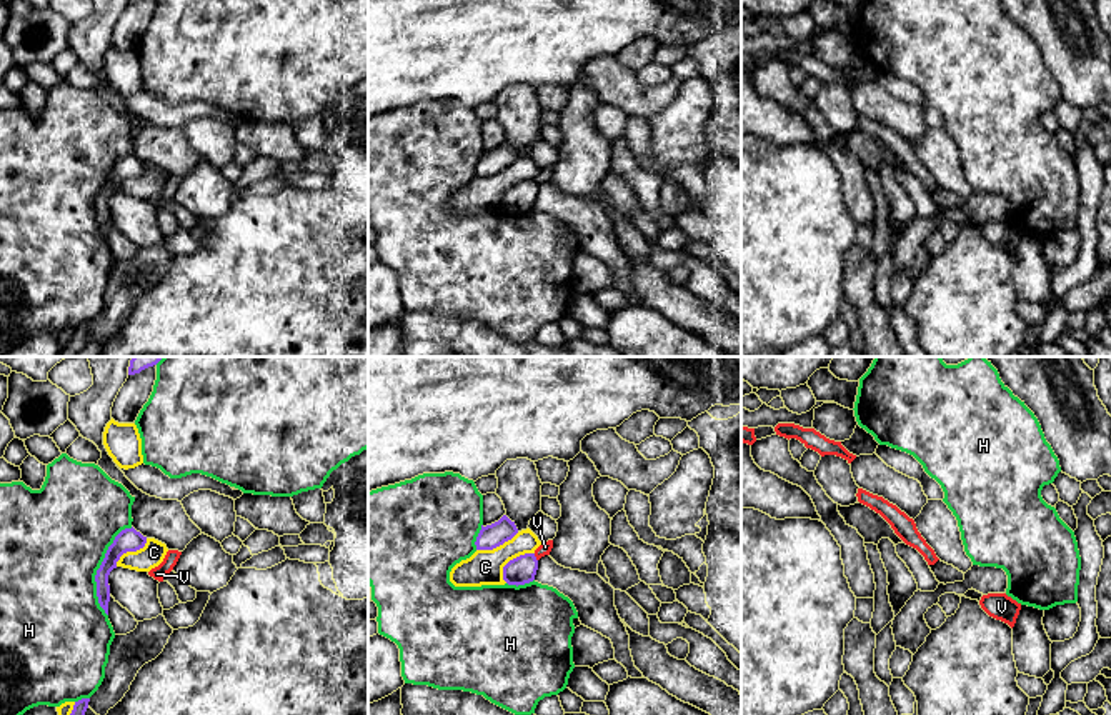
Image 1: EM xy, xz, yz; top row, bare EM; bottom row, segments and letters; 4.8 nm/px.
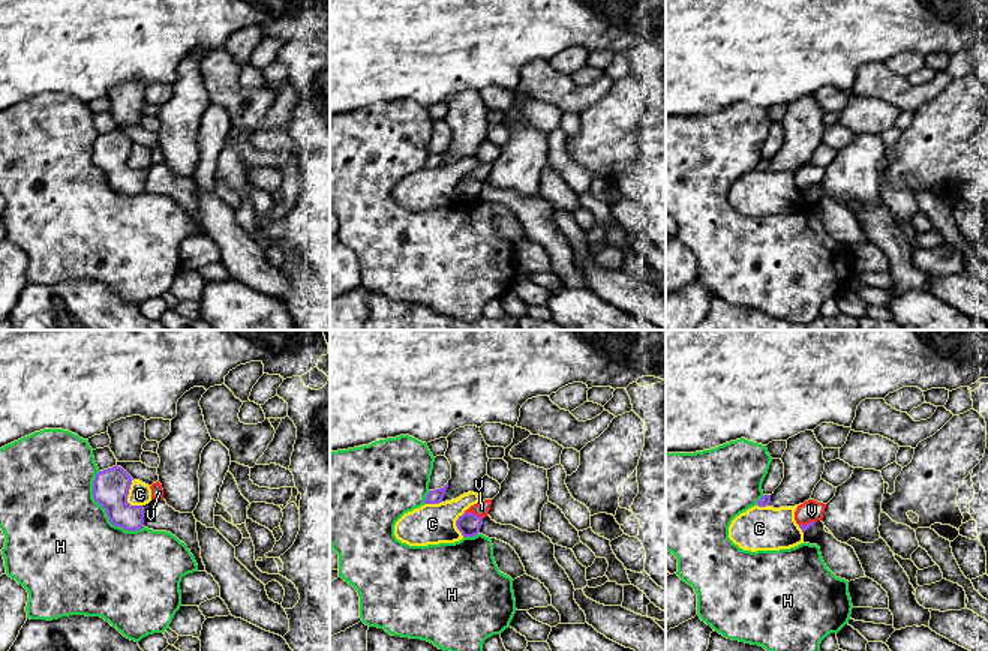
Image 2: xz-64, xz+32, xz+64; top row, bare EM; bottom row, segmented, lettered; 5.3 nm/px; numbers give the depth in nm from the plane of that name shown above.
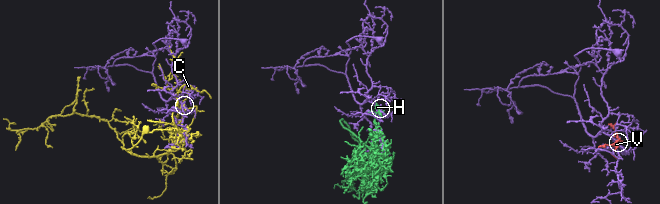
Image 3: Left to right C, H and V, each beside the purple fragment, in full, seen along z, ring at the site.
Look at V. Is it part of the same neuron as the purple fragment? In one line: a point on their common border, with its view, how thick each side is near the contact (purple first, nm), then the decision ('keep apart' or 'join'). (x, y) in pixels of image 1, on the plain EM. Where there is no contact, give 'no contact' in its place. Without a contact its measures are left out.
meets purple in xz at (535, 184); 140 nm thick on the purple side, 60 nm on the other; keep apart

